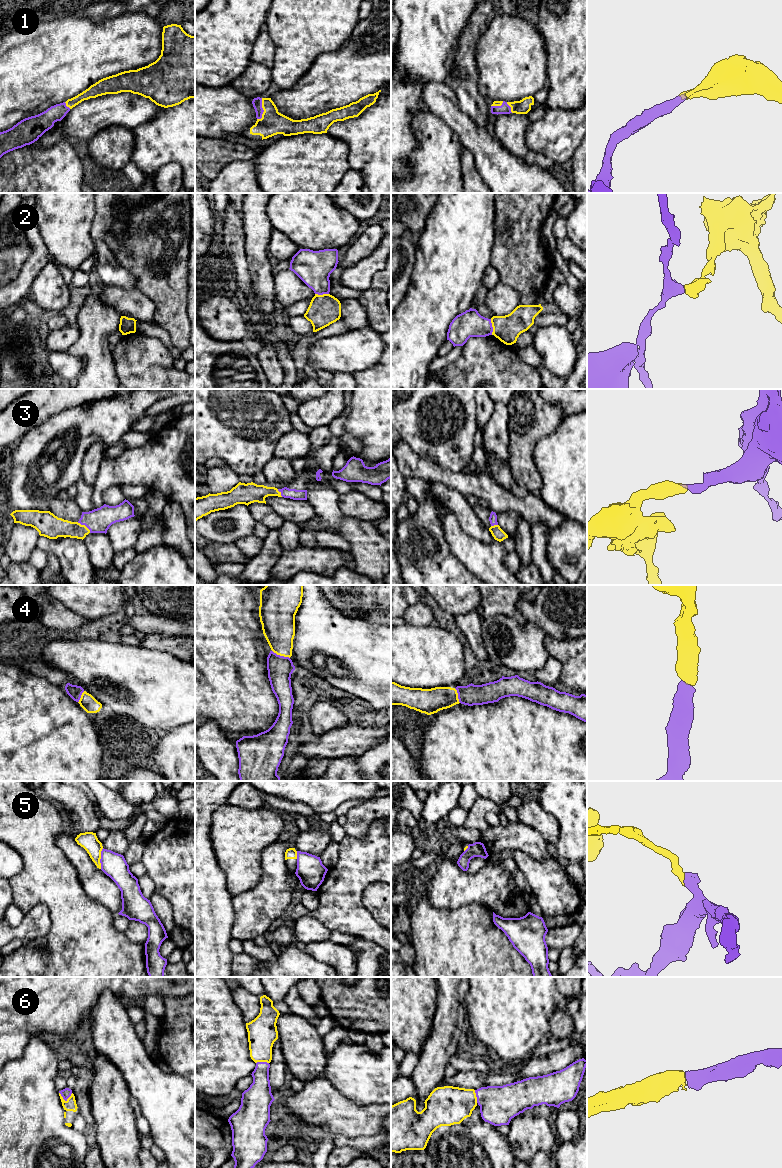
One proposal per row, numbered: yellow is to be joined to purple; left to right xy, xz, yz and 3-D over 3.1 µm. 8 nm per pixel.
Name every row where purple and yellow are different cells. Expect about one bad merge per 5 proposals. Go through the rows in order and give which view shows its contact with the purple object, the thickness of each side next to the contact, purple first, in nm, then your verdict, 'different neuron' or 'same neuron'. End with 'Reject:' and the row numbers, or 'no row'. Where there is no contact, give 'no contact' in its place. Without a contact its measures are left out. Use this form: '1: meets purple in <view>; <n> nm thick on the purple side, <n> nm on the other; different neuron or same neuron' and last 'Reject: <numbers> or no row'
1: meets purple in xz; 80 nm thick on the purple side, 190 nm on the other; same neuron
2: meets purple in yz; 220 nm thick on the purple side, 220 nm on the other; different neuron
3: meets purple in xy; 200 nm thick on the purple side, 180 nm on the other; same neuron
4: meets purple in xz; 200 nm thick on the purple side, 260 nm on the other; same neuron
5: meets purple in xy; 200 nm thick on the purple side, 140 nm on the other; different neuron
6: meets purple in xy; 80 nm thick on the purple side, 100 nm on the other; same neuron
Reject: 2, 5

